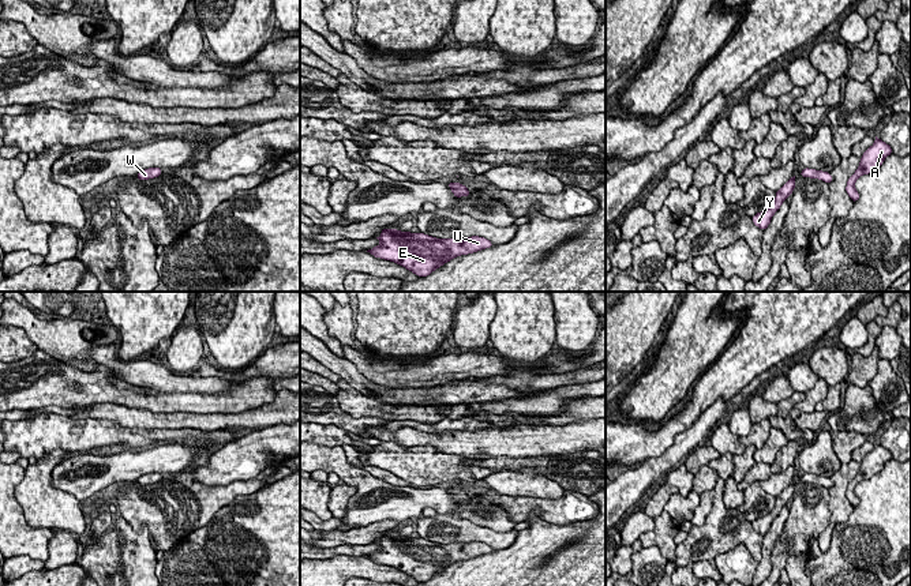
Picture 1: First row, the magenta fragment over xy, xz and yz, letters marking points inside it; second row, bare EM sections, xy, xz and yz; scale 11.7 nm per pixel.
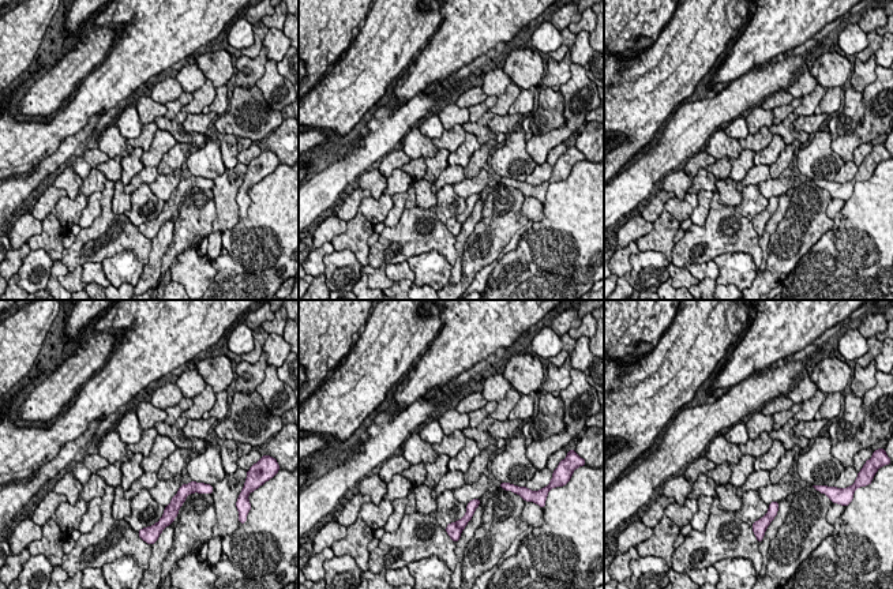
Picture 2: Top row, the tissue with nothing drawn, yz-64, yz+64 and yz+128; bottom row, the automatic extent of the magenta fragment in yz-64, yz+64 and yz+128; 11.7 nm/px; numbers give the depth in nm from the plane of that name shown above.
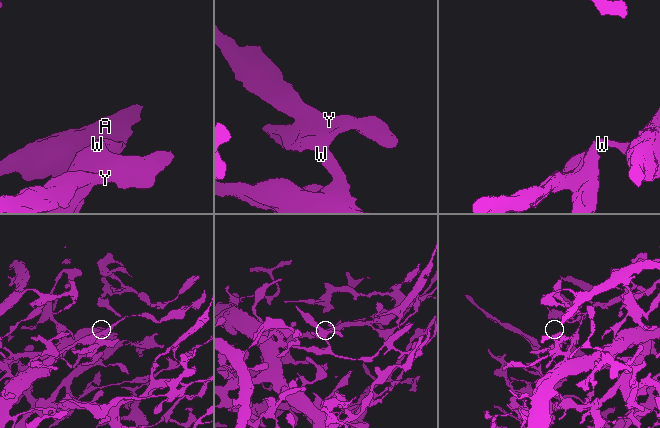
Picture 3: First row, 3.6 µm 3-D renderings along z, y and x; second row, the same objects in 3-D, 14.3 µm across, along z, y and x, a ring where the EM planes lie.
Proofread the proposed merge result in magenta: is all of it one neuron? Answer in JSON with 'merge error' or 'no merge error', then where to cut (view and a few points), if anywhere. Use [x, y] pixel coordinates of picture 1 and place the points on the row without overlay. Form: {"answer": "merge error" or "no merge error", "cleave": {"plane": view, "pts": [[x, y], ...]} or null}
{"answer": "no merge error", "cleave": null}

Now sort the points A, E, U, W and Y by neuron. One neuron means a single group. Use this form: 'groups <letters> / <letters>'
groups A E U W Y

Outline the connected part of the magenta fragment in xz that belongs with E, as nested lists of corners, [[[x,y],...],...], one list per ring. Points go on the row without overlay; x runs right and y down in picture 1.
[[[382,534],[376,542],[380,549],[368,555],[375,563],[391,566],[415,578],[427,582],[434,575],[460,560],[468,560],[494,549],[479,541],[436,544],[421,537],[400,537],[397,534]]]

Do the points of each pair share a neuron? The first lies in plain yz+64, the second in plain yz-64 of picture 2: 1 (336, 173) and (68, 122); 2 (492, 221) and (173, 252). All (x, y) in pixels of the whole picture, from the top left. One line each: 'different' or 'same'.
1: different
2: same

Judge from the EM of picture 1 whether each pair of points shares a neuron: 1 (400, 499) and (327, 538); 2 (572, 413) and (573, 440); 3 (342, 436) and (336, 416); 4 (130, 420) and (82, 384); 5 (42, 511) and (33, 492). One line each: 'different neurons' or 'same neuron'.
1: different neurons
2: different neurons
3: different neurons
4: different neurons
5: same neuron

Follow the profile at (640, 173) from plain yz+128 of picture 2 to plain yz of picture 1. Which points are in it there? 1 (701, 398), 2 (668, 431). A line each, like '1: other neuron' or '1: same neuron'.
1: other neuron
2: other neuron

